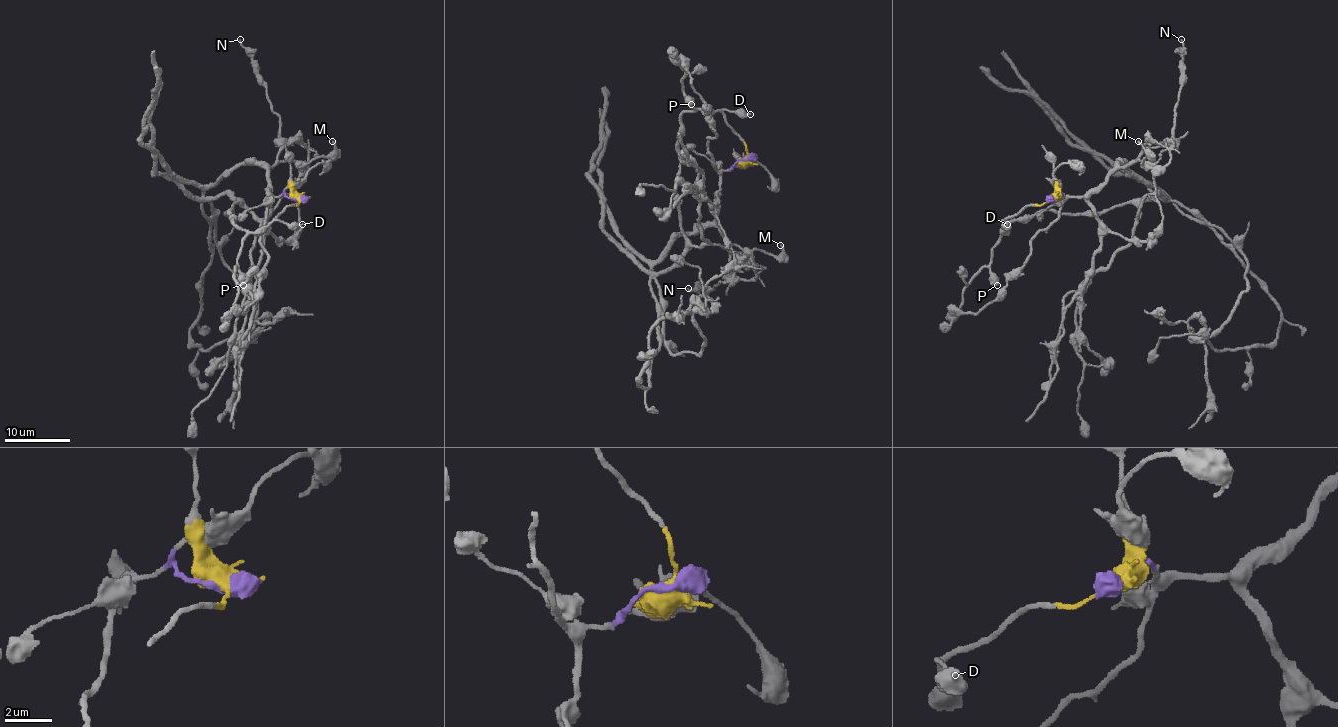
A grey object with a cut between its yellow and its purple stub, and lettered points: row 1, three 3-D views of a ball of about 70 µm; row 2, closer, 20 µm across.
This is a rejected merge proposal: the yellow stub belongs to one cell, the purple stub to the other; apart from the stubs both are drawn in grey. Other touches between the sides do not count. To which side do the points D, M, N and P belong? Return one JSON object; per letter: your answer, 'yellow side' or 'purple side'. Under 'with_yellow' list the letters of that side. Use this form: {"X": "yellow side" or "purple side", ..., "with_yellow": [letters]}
{"D": "yellow side", "M": "purple side", "N": "purple side", "P": "yellow side", "with_yellow": ["D", "P"]}

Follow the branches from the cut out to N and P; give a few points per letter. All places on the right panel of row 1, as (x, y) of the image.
N: (1053, 199), (1061, 194), (1088, 196), (1118, 168), (1172, 136), (1181, 84), (1181, 40)
P: (1053, 199), (1026, 204), (1004, 222), (1002, 235), (992, 248), (991, 266), (997, 284)

